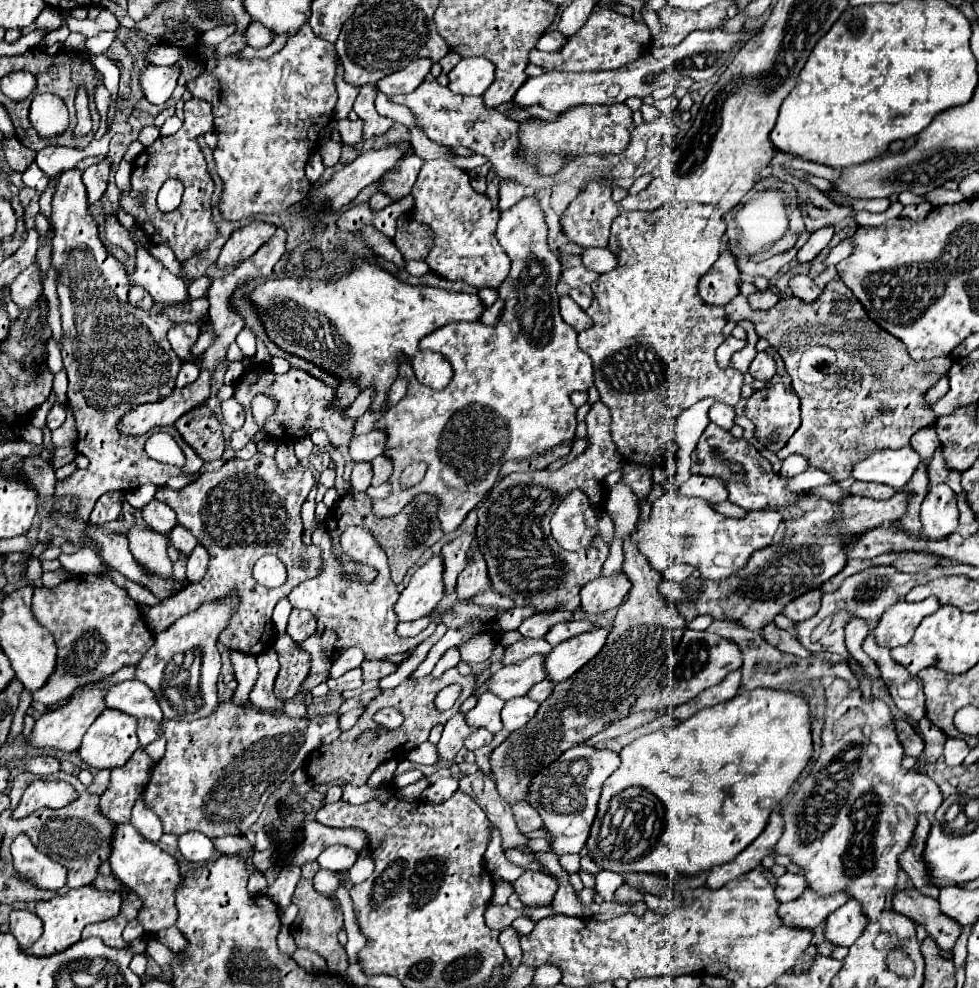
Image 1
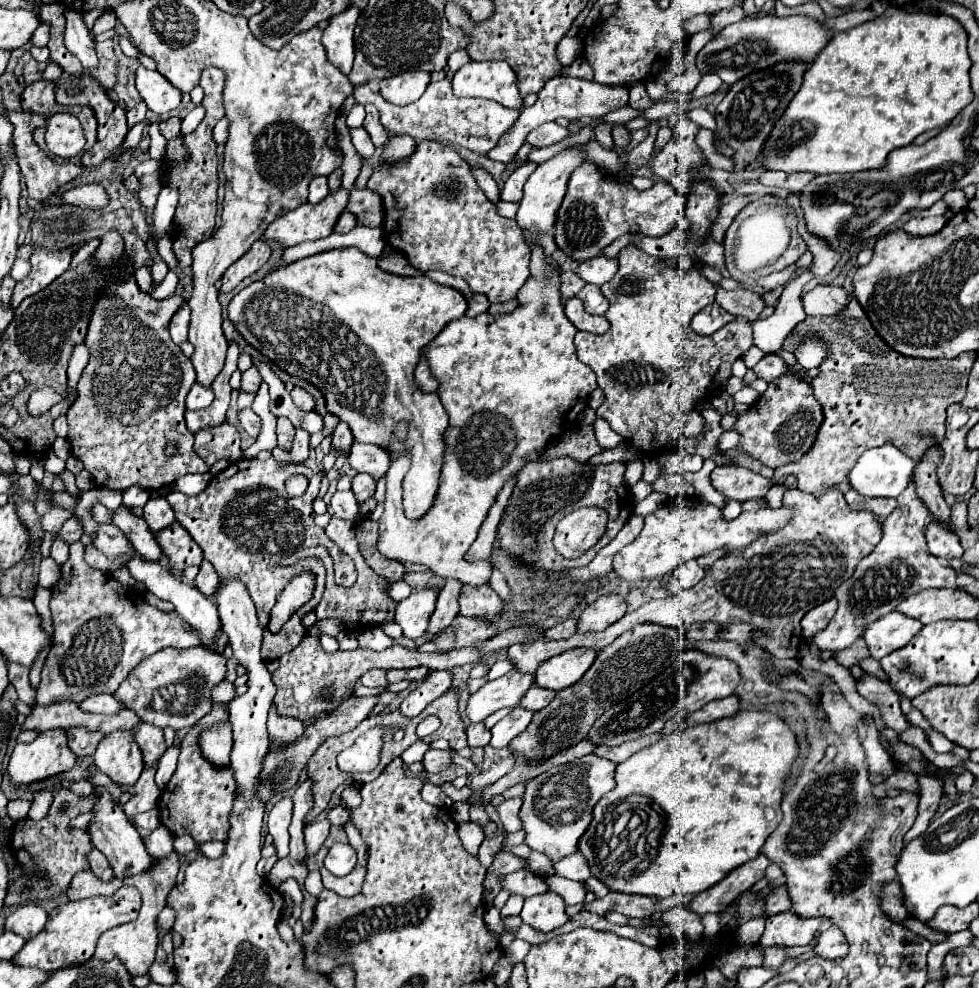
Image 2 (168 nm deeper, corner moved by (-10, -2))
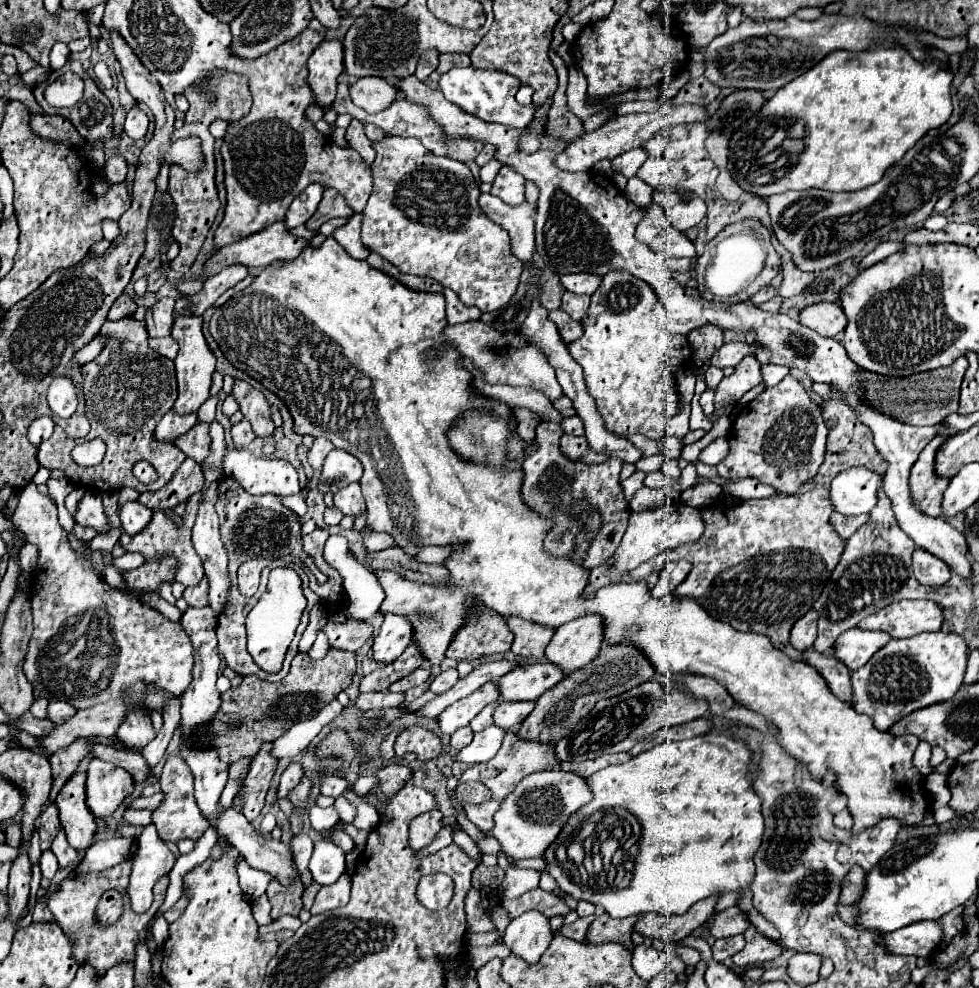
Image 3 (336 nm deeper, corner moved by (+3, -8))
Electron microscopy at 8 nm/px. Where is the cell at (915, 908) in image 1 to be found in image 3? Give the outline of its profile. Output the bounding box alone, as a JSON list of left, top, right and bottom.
[839,865,865,905]

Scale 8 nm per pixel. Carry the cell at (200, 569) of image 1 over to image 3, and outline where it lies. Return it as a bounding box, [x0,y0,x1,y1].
[183,579,209,607]

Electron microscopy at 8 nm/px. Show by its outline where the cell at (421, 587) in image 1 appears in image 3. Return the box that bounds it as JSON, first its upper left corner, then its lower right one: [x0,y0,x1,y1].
[371,615,411,663]

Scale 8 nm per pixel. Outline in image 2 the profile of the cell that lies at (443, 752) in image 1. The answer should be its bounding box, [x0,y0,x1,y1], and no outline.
[424,749,452,773]

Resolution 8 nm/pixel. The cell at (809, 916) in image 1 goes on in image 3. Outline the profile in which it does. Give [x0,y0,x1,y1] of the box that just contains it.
[731,927,785,967]

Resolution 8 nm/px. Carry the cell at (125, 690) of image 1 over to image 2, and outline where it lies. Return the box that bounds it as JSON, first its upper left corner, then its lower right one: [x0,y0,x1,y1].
[80,693,124,715]

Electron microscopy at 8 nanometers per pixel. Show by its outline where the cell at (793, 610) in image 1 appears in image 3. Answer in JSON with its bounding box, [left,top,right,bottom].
[791,611,817,651]

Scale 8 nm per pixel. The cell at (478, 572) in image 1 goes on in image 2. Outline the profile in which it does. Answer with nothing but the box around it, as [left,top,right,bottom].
[460,583,502,617]

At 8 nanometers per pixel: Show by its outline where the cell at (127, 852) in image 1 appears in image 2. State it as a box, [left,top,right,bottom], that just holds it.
[88,789,156,879]

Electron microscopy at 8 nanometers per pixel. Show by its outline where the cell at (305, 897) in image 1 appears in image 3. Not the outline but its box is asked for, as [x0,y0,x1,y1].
[267,879,303,919]

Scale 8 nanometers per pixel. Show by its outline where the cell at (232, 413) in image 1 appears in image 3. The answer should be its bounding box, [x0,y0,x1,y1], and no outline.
[231,419,257,449]

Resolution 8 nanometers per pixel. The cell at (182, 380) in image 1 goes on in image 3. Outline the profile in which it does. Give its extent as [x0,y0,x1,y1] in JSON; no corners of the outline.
[153,411,197,443]

